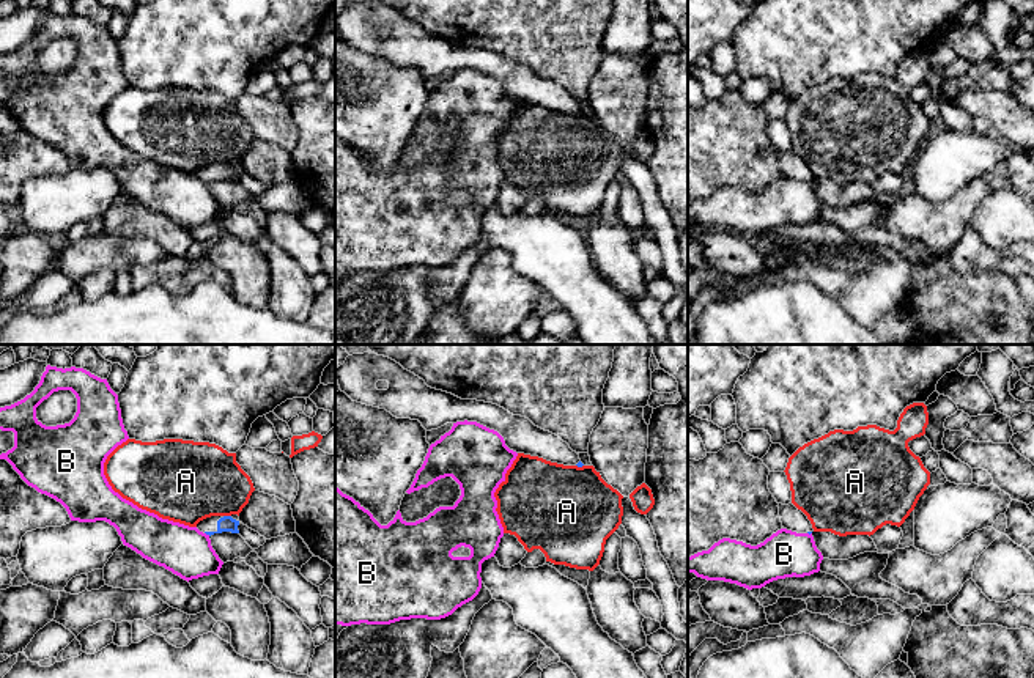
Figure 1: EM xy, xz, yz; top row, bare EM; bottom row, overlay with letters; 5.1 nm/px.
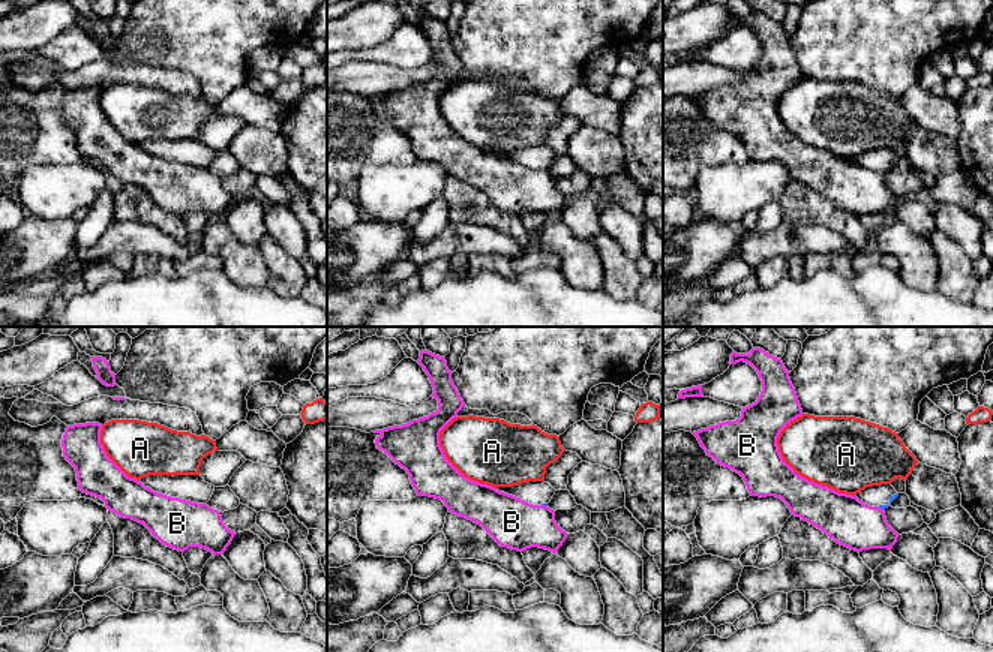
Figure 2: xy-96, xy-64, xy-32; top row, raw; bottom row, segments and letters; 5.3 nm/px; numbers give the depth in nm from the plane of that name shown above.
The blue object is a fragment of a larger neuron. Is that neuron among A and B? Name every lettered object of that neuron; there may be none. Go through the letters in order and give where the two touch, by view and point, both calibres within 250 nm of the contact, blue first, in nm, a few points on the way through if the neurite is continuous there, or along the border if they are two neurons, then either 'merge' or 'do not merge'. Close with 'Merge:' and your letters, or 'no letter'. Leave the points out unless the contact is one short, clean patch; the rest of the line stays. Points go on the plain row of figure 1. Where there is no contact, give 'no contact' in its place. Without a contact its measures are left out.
A: meets blue in xy at (227, 164); 80 nm thick on the blue side, 400 nm on the other; do not merge
B: meets blue in xy at (208, 181); 80 nm thick on the blue side, 260 nm on the other; border along xy (205, 180), (210, 183); do not merge
Merge: no letter

